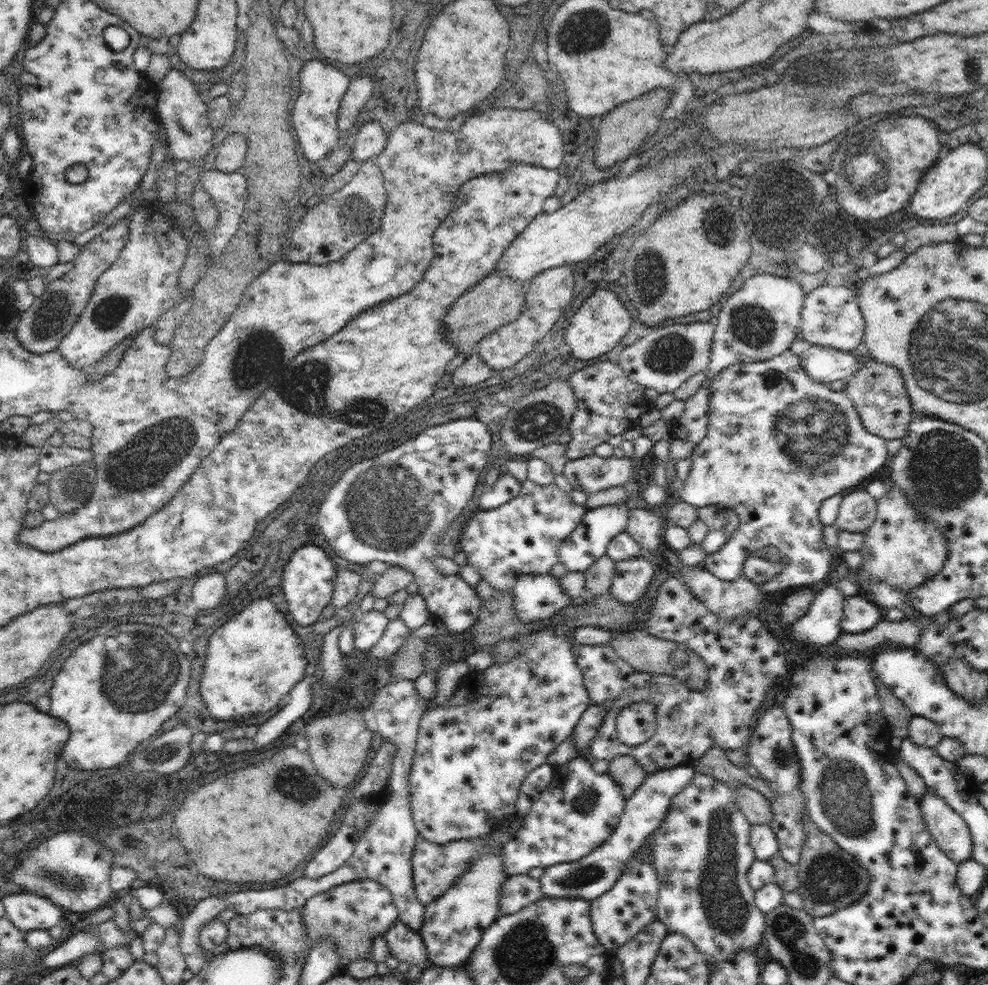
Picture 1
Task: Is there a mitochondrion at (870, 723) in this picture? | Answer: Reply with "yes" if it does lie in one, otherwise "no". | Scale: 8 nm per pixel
no

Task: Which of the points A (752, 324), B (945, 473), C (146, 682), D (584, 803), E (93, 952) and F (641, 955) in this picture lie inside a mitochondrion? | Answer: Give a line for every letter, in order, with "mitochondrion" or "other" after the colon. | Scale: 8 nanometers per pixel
A: mitochondrion
B: mitochondrion
C: mitochondrion
D: mitochondrion
E: other
F: other

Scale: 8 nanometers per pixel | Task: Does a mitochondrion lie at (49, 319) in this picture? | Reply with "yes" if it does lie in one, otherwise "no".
yes

